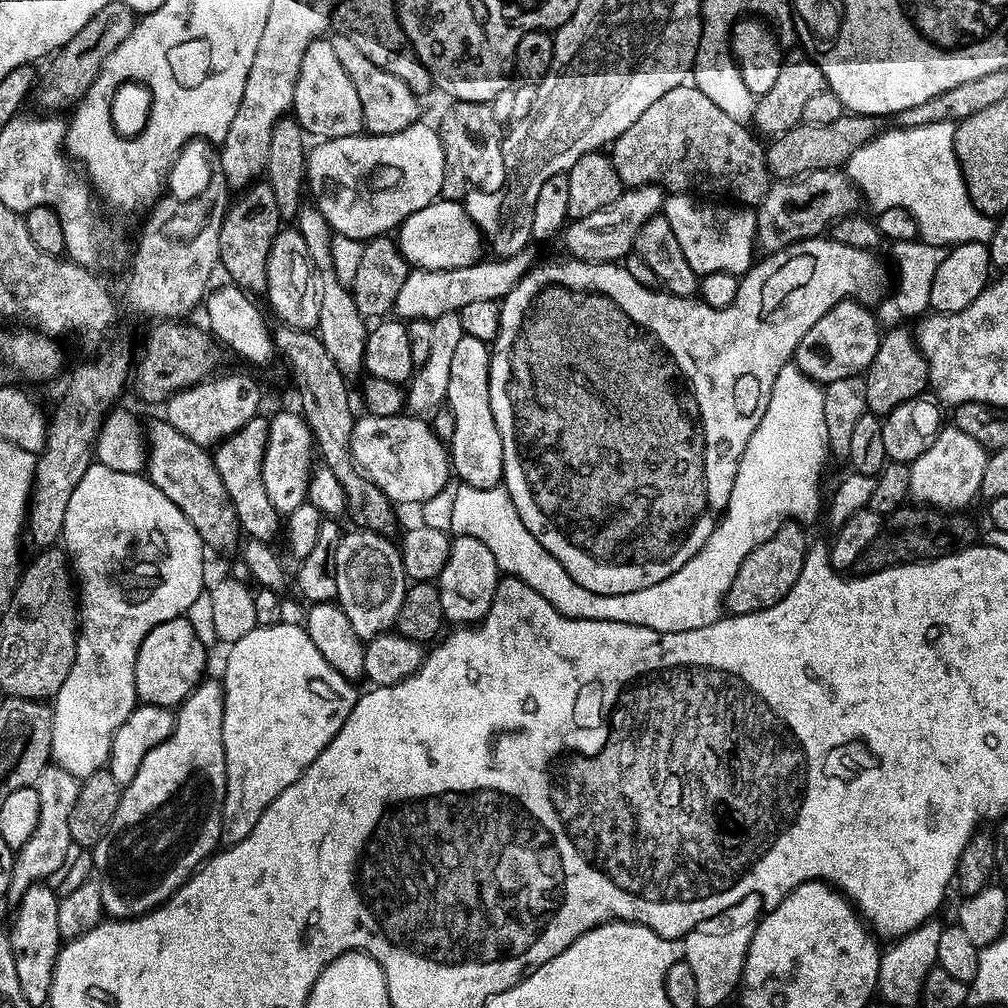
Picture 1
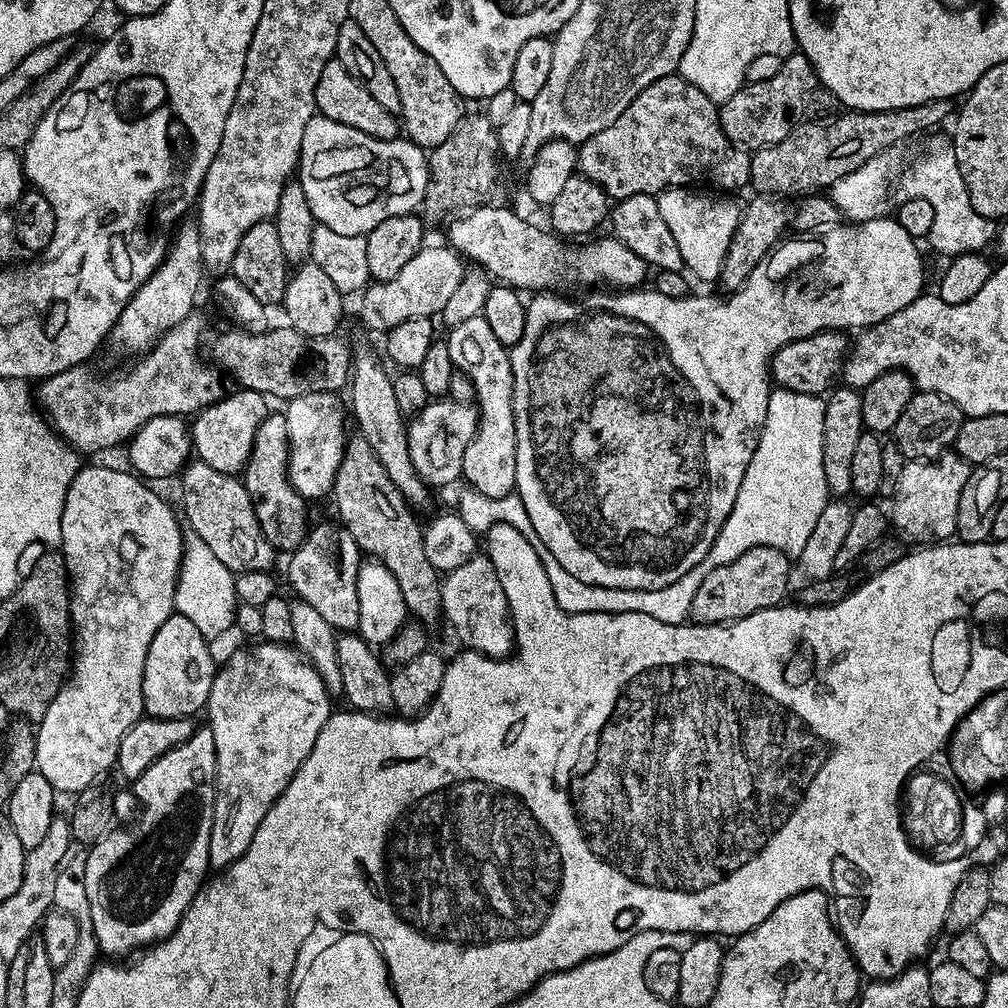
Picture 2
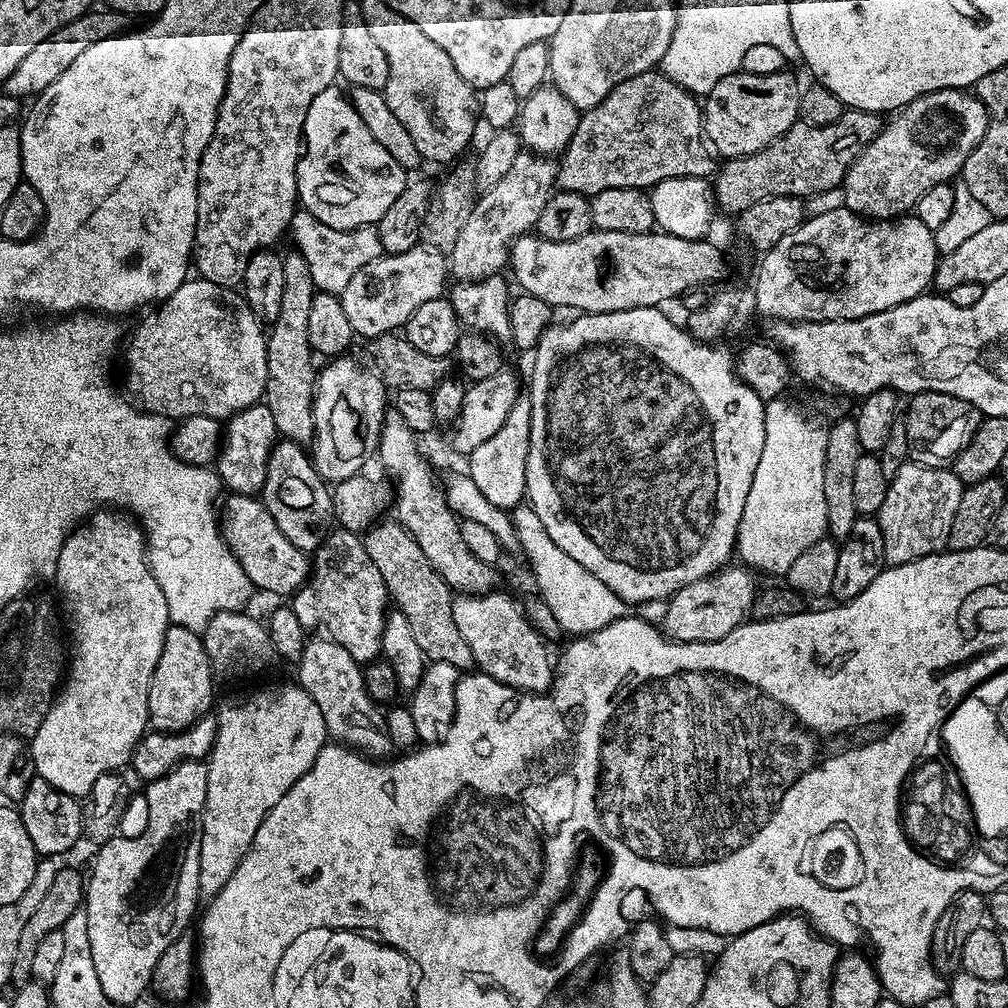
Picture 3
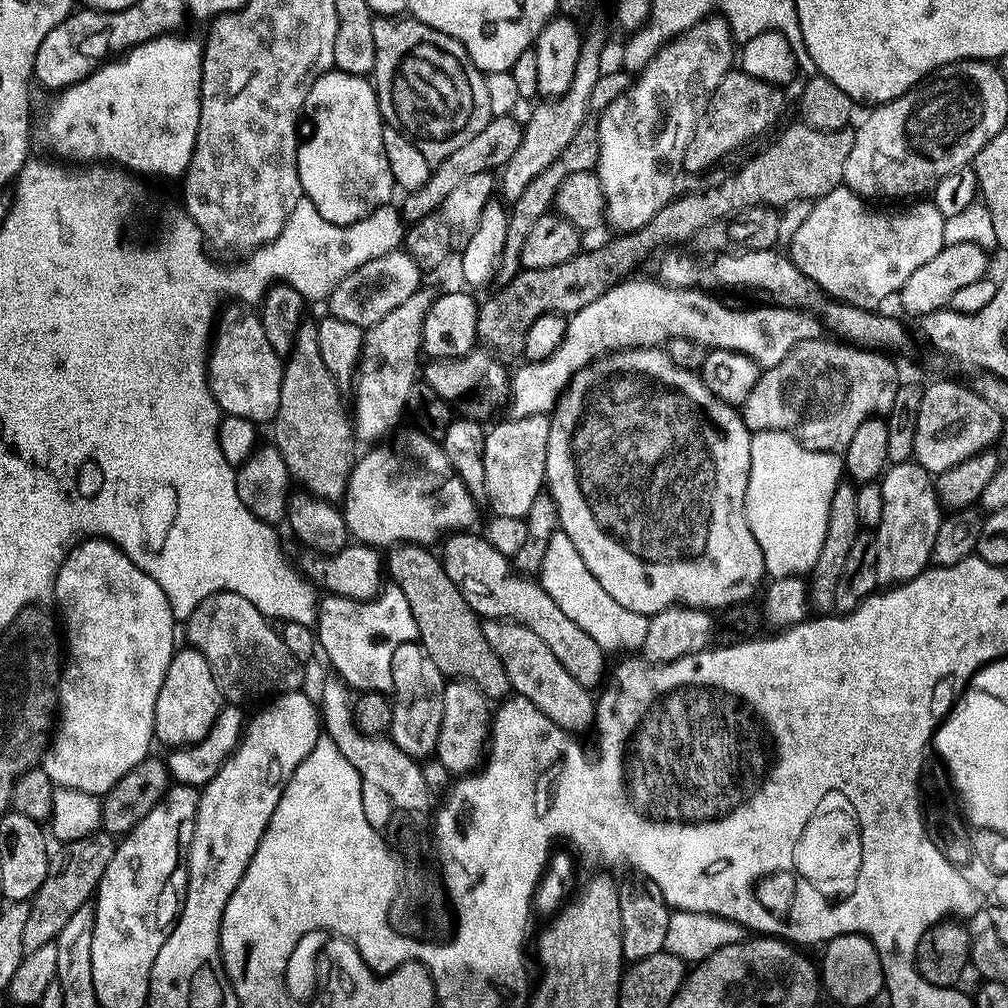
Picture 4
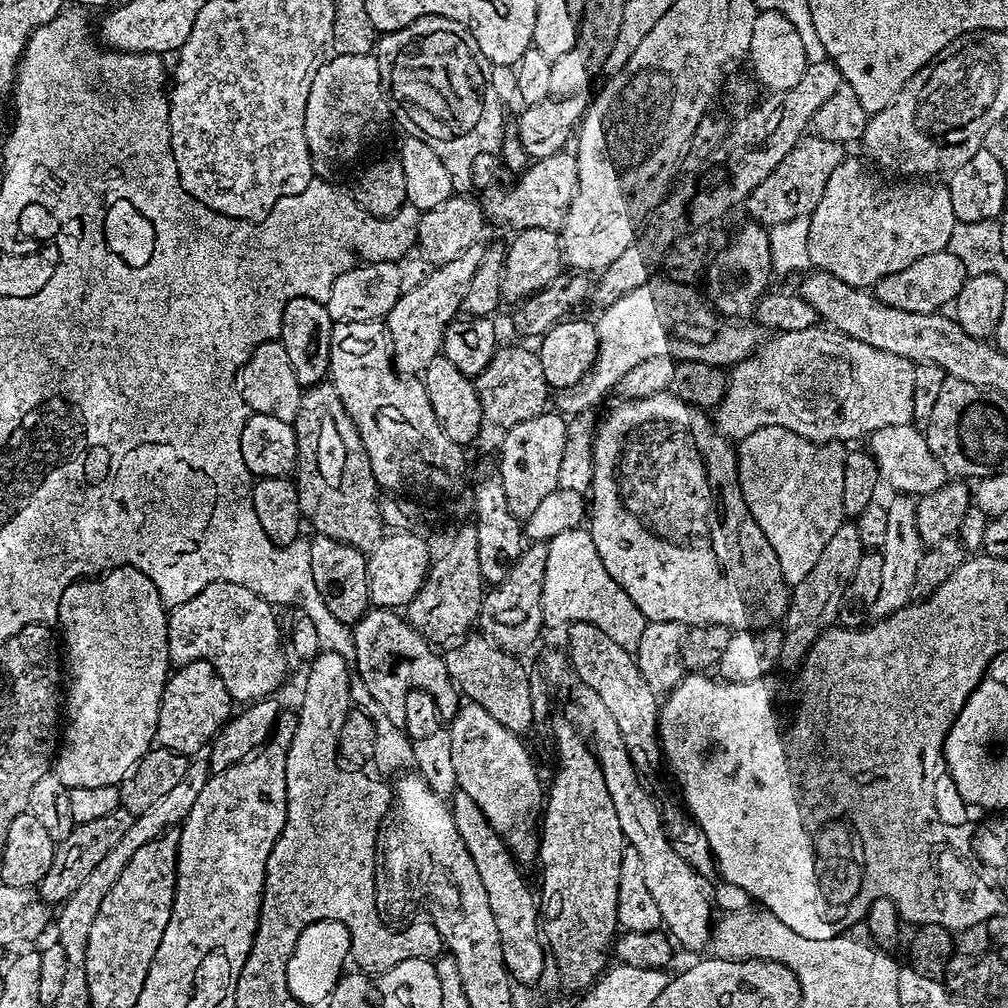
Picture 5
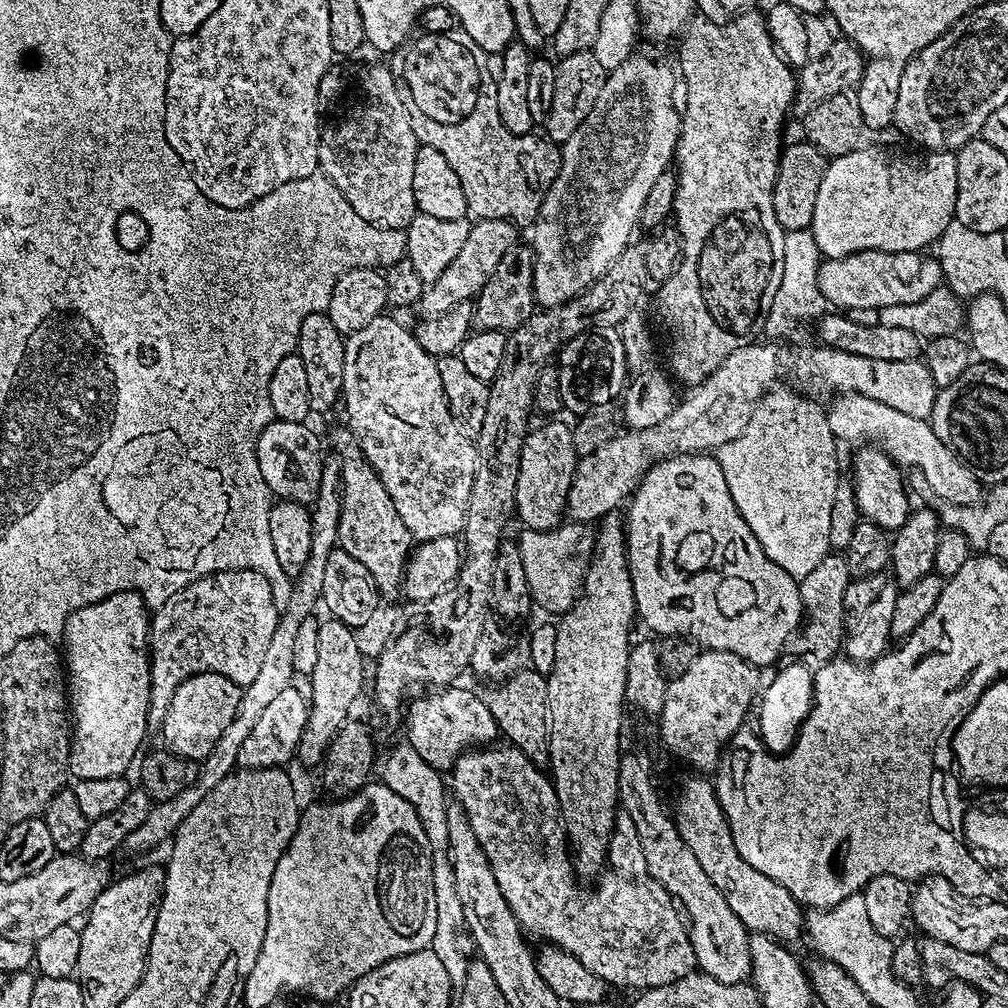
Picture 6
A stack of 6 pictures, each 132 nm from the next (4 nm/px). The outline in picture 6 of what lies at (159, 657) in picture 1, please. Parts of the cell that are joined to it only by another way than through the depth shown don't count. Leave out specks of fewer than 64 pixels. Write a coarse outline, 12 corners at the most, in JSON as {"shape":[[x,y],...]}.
{"shape":[[218,674],[180,687],[163,751],[204,761],[237,719],[244,688]]}

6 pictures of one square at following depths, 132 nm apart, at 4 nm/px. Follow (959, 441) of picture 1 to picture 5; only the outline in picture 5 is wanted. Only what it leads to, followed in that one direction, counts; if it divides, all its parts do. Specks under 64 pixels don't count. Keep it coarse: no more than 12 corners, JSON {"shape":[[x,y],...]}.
{"shape":[[915,499],[886,506],[874,622],[911,603],[924,549]]}

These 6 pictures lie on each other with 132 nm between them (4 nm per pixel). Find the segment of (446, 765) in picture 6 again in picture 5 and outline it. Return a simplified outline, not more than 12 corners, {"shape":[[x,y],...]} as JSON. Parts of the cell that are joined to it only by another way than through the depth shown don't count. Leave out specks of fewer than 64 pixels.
{"shape":[[393,609],[353,625],[356,674],[393,725],[430,694],[451,723],[444,658]]}

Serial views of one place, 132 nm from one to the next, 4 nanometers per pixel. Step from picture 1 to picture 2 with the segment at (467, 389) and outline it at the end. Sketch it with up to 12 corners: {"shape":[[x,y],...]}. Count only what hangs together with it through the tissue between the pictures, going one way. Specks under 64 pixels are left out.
{"shape":[[483,314],[447,329],[450,362],[480,421],[467,487],[516,491],[514,370]]}

